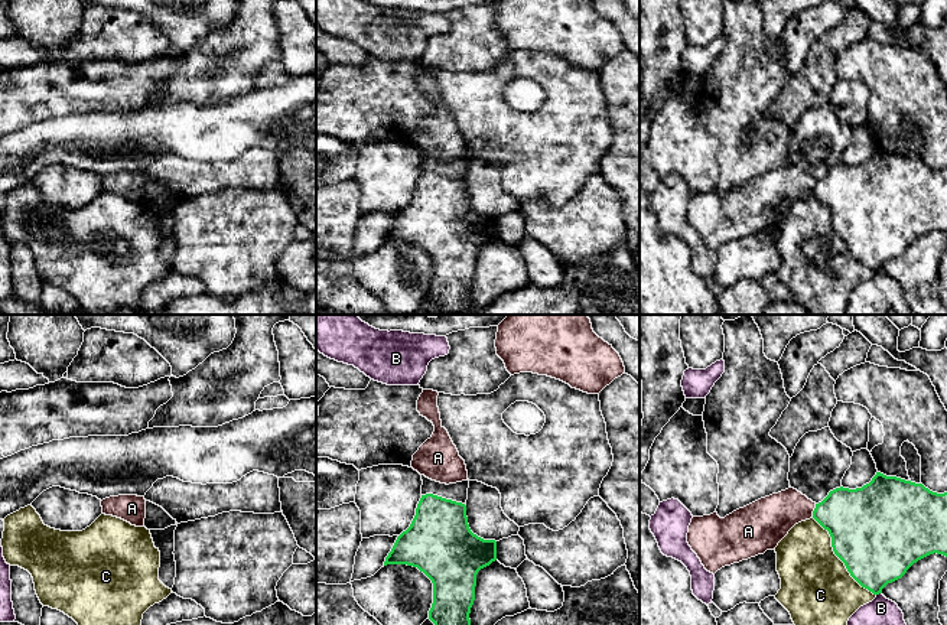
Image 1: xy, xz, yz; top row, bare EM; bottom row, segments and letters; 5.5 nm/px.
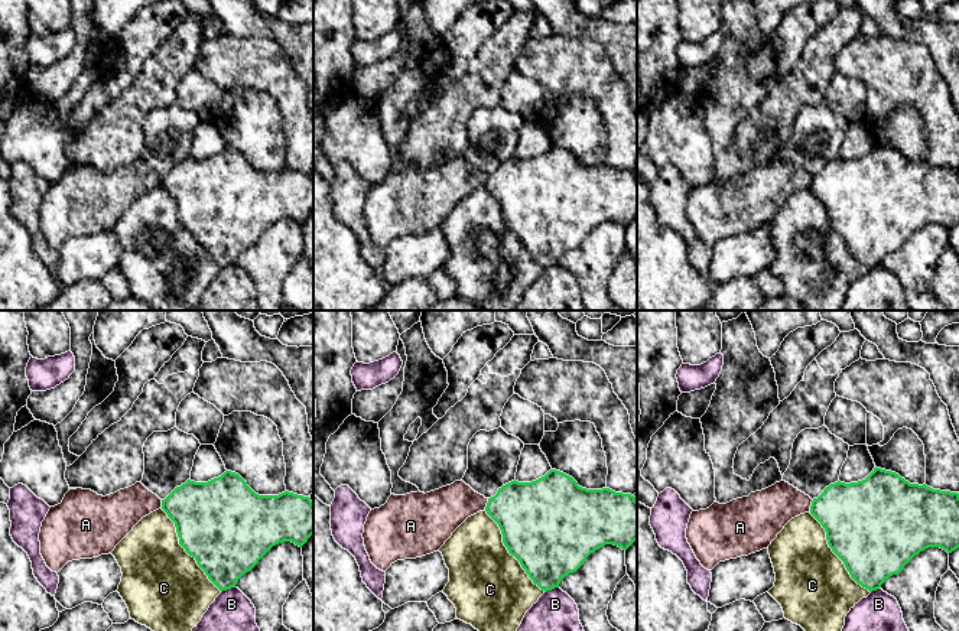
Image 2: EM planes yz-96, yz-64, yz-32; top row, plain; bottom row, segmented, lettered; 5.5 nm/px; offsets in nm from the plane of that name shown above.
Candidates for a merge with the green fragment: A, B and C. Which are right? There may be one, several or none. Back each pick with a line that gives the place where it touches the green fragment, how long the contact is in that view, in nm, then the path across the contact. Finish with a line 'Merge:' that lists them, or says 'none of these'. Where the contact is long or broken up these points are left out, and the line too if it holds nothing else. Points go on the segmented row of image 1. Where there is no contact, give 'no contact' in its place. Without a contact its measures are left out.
Merge: none of these

